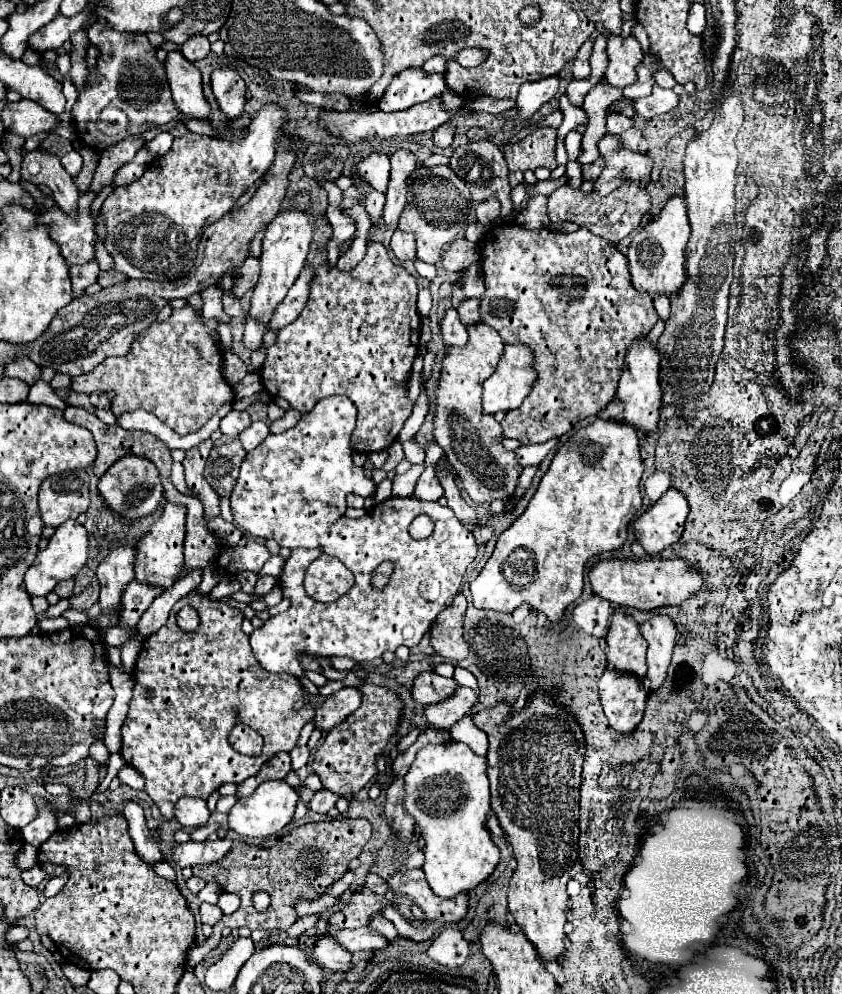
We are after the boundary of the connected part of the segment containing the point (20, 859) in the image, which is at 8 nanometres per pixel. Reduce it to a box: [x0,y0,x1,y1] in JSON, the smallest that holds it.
[17,843,38,872]

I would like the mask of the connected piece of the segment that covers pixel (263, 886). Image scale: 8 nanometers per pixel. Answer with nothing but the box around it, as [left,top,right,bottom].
[187,818,371,970]

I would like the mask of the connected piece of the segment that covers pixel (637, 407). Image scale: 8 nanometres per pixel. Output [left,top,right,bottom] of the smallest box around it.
[617,336,661,434]

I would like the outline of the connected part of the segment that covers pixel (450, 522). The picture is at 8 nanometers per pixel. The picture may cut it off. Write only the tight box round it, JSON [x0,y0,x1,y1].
[251,494,477,678]

